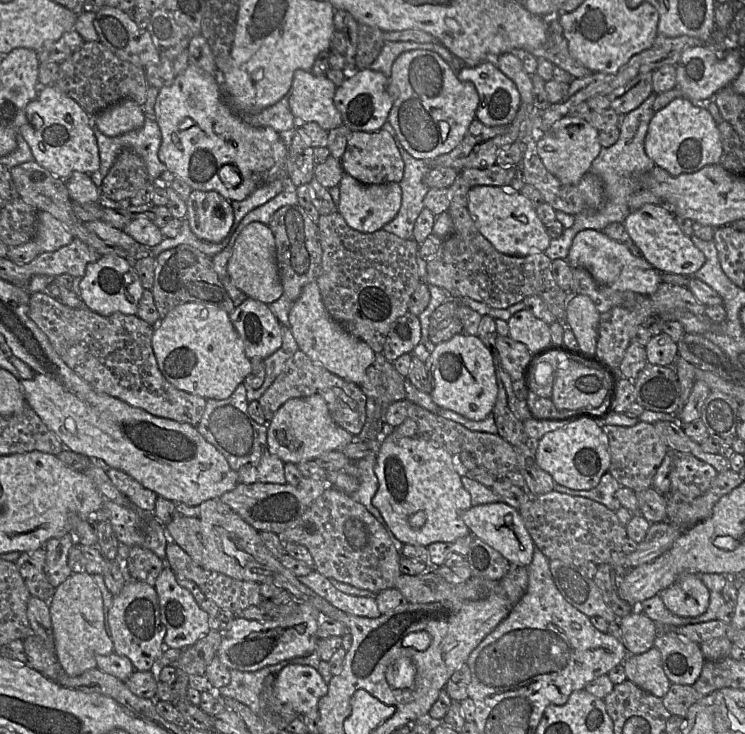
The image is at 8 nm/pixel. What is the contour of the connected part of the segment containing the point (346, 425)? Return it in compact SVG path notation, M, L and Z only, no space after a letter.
M300 350L287 360L280 374L258 400L266 420L264 424L269 425L277 410L287 400L306 398L314 394L319 394L324 398L329 413L336 424L354 436L362 431L366 421L368 397L364 394L360 385L333 374Z

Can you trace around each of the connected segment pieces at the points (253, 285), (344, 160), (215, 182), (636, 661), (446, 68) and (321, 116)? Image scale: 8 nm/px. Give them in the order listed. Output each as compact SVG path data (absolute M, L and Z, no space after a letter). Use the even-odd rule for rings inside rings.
M251 222L237 236L227 262L227 271L233 284L248 297L267 305L283 294L276 260L276 245L272 230L267 224Z
M384 129L374 132L353 131L348 138L340 163L345 174L363 184L399 183L404 174L402 156L392 135Z
M189 64L188 67L178 76L175 76L173 83L159 89L155 102L155 120L161 131L162 141L158 151L160 161L167 167L175 177L184 180L192 189L202 191L216 191L229 201L242 201L247 198L258 186L268 184L275 180L279 166L284 164L287 158L287 146L285 138L271 127L253 127L238 118L229 107L223 102L223 90L215 76L205 72L197 66ZM187 117L194 120L195 124L188 129L180 129L180 124Z
M653 646L647 652L631 655L623 661L626 677L636 686L663 698L671 686L665 674L659 650Z
M429 50L400 54L392 65L389 93L393 100L388 120L402 145L414 158L431 161L463 140L476 118L479 95L471 82L461 81L452 66Z
M302 69L296 70L288 93L296 124L315 122L326 131L341 126L342 116L334 104L336 88L326 77L315 76Z

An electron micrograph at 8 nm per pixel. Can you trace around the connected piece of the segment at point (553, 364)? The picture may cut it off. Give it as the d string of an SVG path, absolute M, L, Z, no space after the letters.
M552 351L539 357L530 376L531 391L543 398L550 398L559 364L572 359L571 356Z

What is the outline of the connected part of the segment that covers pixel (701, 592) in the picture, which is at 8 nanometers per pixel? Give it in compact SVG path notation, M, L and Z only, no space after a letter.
M683 574L674 584L660 592L665 607L673 614L681 617L696 617L702 615L709 606L710 593L697 574Z

